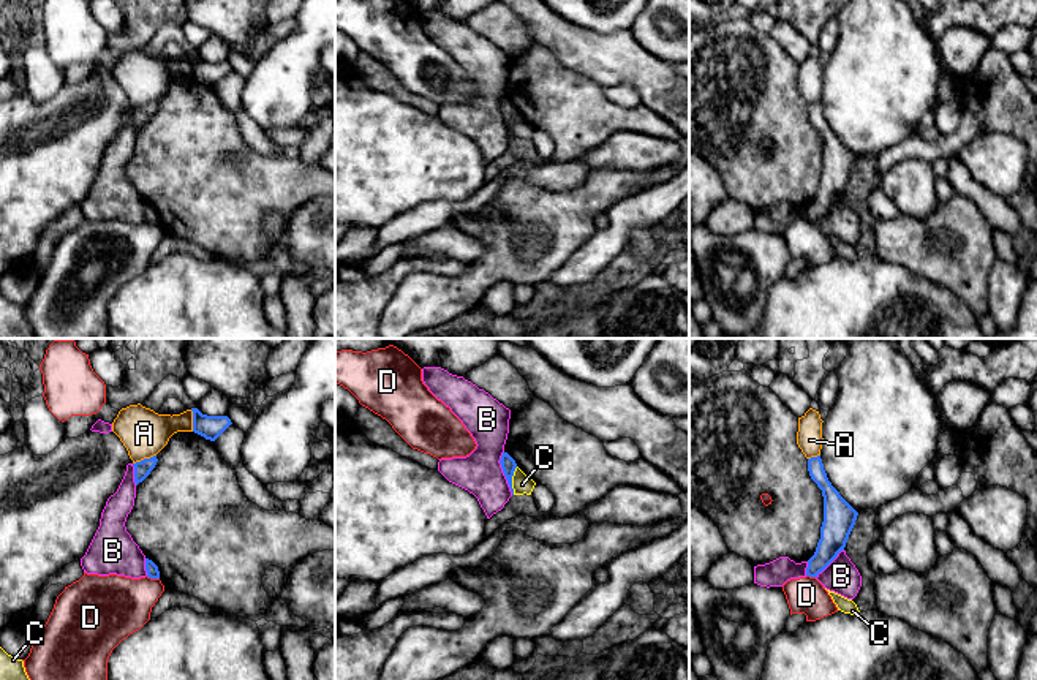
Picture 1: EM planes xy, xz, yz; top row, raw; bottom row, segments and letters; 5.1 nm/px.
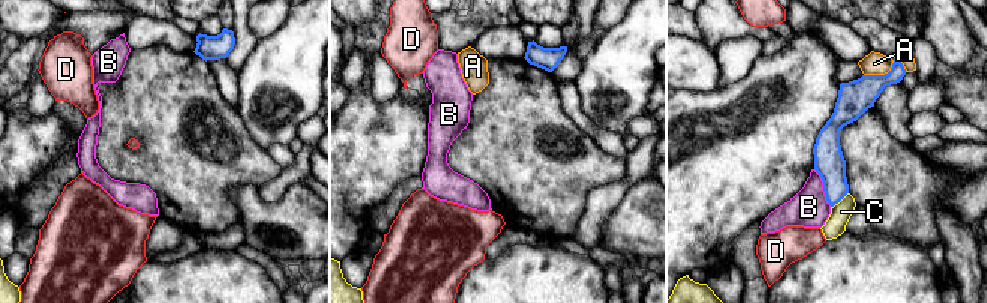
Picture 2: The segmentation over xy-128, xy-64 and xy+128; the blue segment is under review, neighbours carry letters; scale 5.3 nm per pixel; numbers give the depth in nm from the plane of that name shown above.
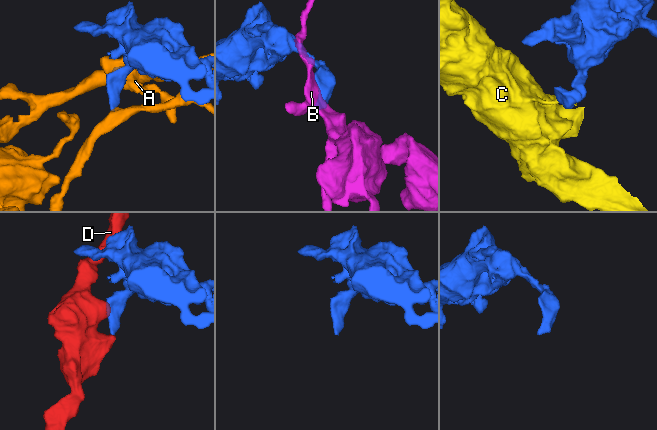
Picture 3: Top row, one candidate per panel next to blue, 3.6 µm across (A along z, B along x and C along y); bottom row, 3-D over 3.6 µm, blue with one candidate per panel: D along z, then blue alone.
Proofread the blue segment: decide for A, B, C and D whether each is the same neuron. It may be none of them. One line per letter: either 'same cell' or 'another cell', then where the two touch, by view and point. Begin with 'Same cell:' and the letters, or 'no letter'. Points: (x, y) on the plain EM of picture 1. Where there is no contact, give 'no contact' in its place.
Same cell: no letter
A: another cell | xy (144, 105)
B: another cell | xz (503, 117)
C: another cell | xz (511, 127)
D: another cell | xy (152, 223)

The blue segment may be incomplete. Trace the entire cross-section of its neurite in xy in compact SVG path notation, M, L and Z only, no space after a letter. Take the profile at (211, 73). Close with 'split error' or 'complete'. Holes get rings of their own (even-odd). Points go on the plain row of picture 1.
M198 54L193 57L193 77L206 85L215 87L232 68L228 62L207 62Z | complete

